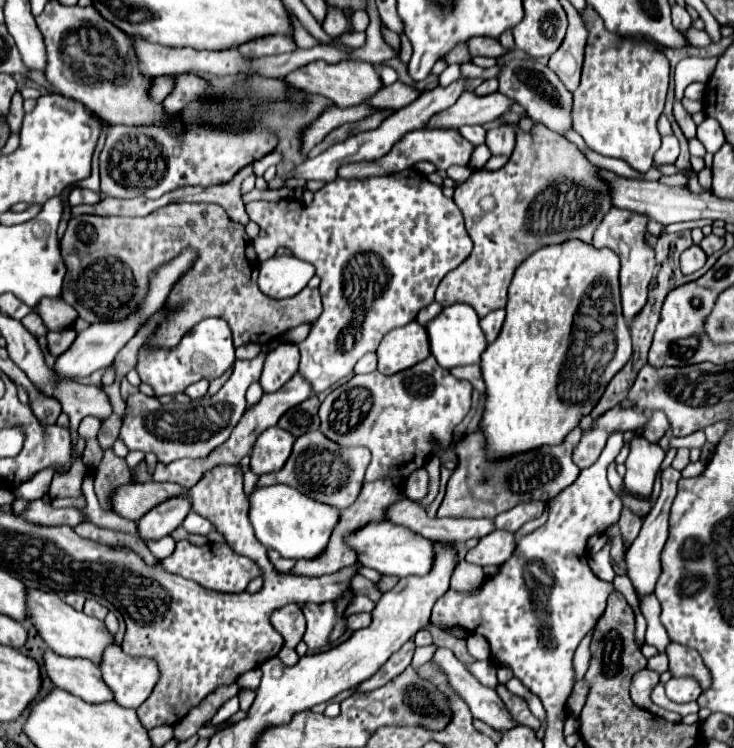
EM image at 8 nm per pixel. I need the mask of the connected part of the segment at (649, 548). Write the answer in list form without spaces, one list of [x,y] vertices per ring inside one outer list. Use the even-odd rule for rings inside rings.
[[[668,466],[664,472],[662,472],[662,492],[654,504],[654,508],[650,510],[650,514],[644,518],[644,524],[642,524],[642,530],[638,534],[638,538],[632,542],[632,548],[626,552],[626,566],[628,566],[628,576],[632,580],[632,586],[636,588],[638,594],[648,594],[654,590],[654,584],[660,576],[660,552],[666,544],[666,538],[668,538],[668,516],[670,516],[670,508],[672,508],[672,502],[676,498],[676,484],[680,480],[680,472],[674,470],[672,466]]]

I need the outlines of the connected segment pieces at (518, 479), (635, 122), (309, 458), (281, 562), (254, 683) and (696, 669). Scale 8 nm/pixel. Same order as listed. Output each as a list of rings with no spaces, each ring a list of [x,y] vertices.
[[[580,428],[568,434],[564,444],[558,446],[544,446],[532,450],[528,454],[512,456],[500,462],[486,462],[484,458],[484,436],[480,430],[472,432],[470,436],[462,438],[456,444],[458,454],[458,468],[452,474],[444,502],[438,510],[438,516],[452,516],[452,518],[494,518],[522,502],[542,500],[548,502],[552,496],[560,494],[564,488],[574,484],[580,468],[572,462],[572,450],[580,442]]]
[[[592,8],[582,12],[582,20],[588,28],[588,48],[580,86],[572,94],[572,130],[582,136],[590,150],[620,158],[644,174],[652,168],[652,156],[660,148],[656,124],[666,104],[668,60],[646,38],[632,42],[612,36]]]
[[[316,430],[316,432],[308,432],[308,434],[300,436],[296,440],[292,456],[288,458],[284,468],[278,472],[262,474],[256,486],[286,484],[286,486],[298,488],[302,494],[306,494],[312,500],[318,500],[318,502],[330,504],[338,510],[344,510],[360,494],[366,466],[368,466],[366,448],[340,448],[338,444],[332,444],[328,438],[324,438],[320,430]]]
[[[268,550],[268,558],[270,558],[270,562],[274,564],[274,568],[276,568],[278,572],[290,572],[290,570],[294,568],[294,564],[296,564],[296,560],[282,558],[276,550]]]
[[[254,668],[254,670],[250,670],[250,672],[246,672],[244,676],[240,676],[240,680],[236,682],[238,686],[246,686],[246,688],[252,688],[252,690],[256,690],[258,686],[260,686],[260,668]]]
[[[670,642],[666,648],[666,656],[670,658],[670,672],[672,676],[692,676],[700,682],[700,686],[706,690],[710,686],[710,672],[704,668],[700,654],[688,646]]]

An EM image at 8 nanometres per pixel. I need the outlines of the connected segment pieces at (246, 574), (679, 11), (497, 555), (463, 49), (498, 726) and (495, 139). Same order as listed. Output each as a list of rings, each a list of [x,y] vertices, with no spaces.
[[[180,540],[176,544],[176,550],[172,556],[168,556],[166,560],[162,560],[162,566],[178,576],[190,578],[194,582],[198,582],[200,586],[208,588],[208,590],[216,590],[216,592],[244,592],[248,582],[256,576],[260,576],[260,568],[256,568],[256,564],[252,564],[252,560],[248,560],[246,556],[236,554],[232,548],[228,548],[228,544],[222,542],[210,542],[206,546],[194,546],[188,540]]]
[[[678,4],[672,6],[672,24],[674,24],[676,30],[686,30],[686,28],[690,28],[692,18],[690,18],[690,14],[686,12],[686,8],[682,8],[682,6],[678,6]]]
[[[494,530],[484,536],[478,546],[466,552],[464,560],[478,566],[502,566],[516,550],[516,536],[512,532]]]
[[[464,42],[456,44],[448,54],[442,56],[442,60],[450,66],[450,64],[466,64],[466,62],[472,62],[472,56],[468,52],[468,46]]]
[[[438,648],[432,662],[440,664],[440,668],[448,676],[448,682],[452,684],[456,694],[468,704],[476,720],[482,720],[496,732],[506,732],[520,726],[506,710],[500,696],[496,696],[492,688],[482,686],[448,648]]]
[[[506,126],[490,130],[486,134],[486,144],[494,156],[500,156],[500,154],[510,156],[514,150],[514,144],[516,144],[516,130],[506,128]]]

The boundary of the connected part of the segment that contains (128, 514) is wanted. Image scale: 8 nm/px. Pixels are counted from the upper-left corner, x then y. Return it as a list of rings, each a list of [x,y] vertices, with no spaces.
[[[132,482],[112,490],[110,508],[122,518],[140,520],[156,504],[172,498],[176,494],[186,494],[188,490],[178,484],[160,484],[160,482]]]

